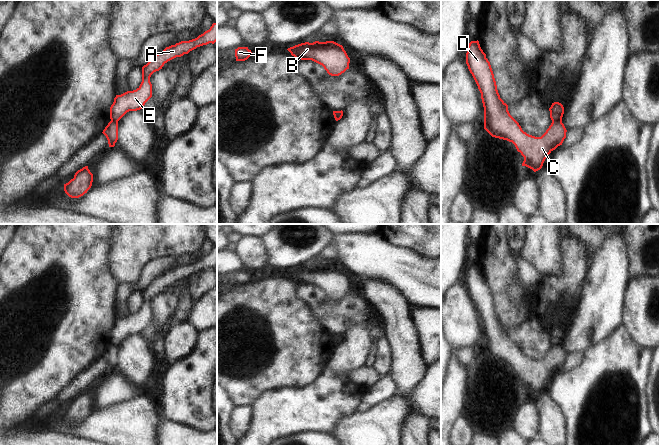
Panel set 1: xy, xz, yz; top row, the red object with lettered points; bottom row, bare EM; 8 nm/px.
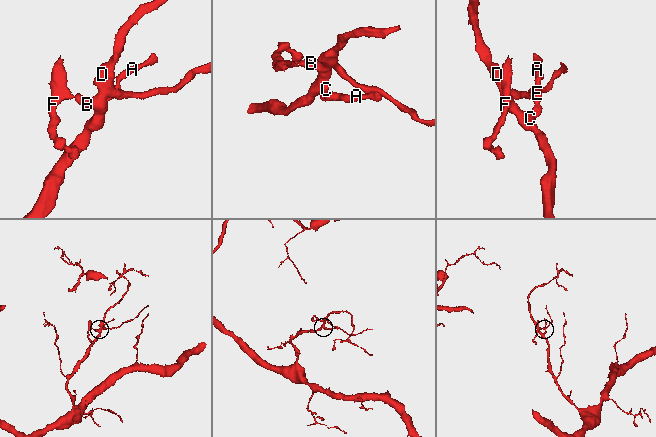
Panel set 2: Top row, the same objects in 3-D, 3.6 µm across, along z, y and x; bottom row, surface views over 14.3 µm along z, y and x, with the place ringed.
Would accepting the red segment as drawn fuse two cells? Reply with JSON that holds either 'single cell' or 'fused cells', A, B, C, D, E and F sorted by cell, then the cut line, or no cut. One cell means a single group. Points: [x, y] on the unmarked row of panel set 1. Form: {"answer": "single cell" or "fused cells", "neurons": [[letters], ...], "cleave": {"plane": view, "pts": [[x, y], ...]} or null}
{"answer": "fused cells", "neurons": [["A", "E"], ["B", "C", "D", "F"]], "cleave": {"plane": "yz", "pts": [[552, 344], [561, 345]]}}

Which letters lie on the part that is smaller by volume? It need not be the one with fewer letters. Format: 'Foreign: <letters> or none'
Foreign: A, E

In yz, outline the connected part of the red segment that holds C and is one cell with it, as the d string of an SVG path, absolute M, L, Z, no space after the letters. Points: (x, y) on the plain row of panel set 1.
M478 264L469 267L466 288L481 317L484 353L492 361L512 366L524 381L522 390L534 396L540 394L548 379L562 369L566 362L567 354L562 345L552 345L541 361L527 358L510 339L508 329L500 322L490 286Z

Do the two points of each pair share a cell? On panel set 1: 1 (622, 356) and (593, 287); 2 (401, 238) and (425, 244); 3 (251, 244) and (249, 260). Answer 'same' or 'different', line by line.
1: different
2: same
3: same

